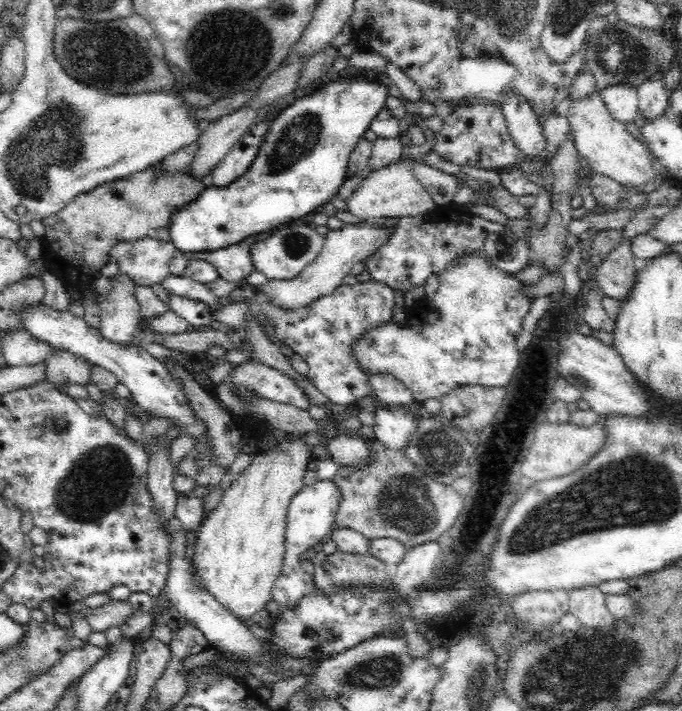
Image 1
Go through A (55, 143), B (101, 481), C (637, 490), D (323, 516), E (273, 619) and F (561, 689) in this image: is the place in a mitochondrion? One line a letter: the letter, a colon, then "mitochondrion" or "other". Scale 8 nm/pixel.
A: mitochondrion
B: mitochondrion
C: mitochondrion
D: other
E: other
F: mitochondrion

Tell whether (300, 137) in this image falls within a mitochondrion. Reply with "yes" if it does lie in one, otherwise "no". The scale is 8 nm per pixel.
yes

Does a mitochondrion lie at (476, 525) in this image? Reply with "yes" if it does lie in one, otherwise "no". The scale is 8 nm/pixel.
yes

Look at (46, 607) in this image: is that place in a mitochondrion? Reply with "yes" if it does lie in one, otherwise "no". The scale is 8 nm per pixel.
no

